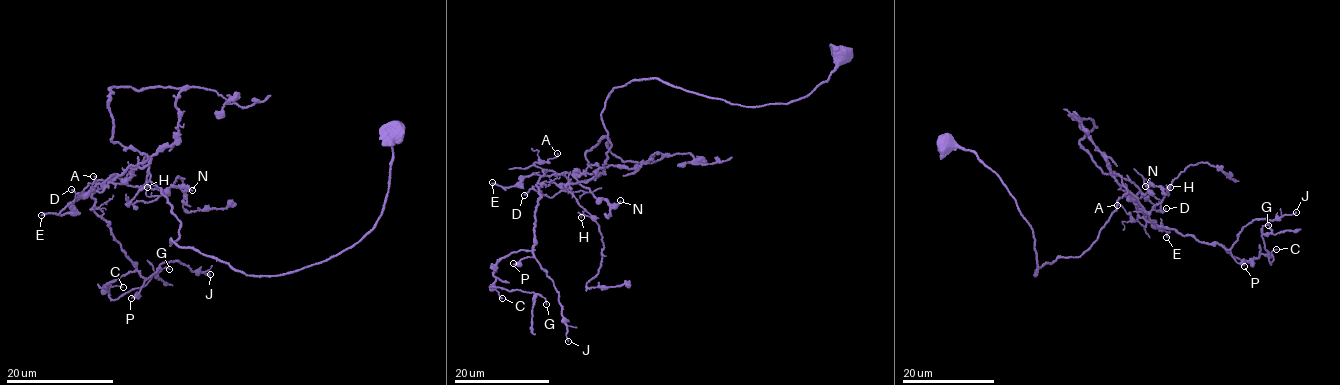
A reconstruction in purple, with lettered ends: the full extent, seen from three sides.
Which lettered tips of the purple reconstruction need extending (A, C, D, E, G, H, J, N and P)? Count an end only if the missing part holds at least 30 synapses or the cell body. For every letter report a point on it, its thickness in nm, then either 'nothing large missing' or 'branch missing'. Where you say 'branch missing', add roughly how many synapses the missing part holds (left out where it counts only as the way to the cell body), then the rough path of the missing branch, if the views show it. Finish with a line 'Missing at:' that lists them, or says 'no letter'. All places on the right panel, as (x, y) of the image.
A: (1117, 205) | 120 nm | nothing large missing
C: (1276, 249) | 120 nm | nothing large missing
D: (1166, 208) | 180 nm | branch missing | 40 syn | (1166, 208), (1164, 216), (1170, 218), (1170, 225), (1221, 238), (1230, 258), (1259, 276), (1268, 291)
E: (1166, 237) | 240 nm | nothing large missing
G: (1268, 225) | 110 nm | nothing large missing
H: (1170, 187) | 110 nm | nothing large missing
J: (1296, 212) | 150 nm | nothing large missing
N: (1145, 186) | 180 nm | nothing large missing
P: (1244, 266) | 320 nm | nothing large missing
Missing at: D

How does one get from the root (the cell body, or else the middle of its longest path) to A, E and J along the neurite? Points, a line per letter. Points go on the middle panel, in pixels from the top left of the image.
A: (843, 56), (786, 103), (630, 81), (601, 112), (601, 174), (570, 183), (535, 164), (557, 153)
E: (843, 56), (786, 103), (731, 105), (630, 81), (601, 112), (611, 144), (601, 174), (492, 182)
J: (843, 56), (786, 103), (652, 78), (612, 88), (601, 174), (546, 170), (536, 185), (532, 252), (568, 341)

